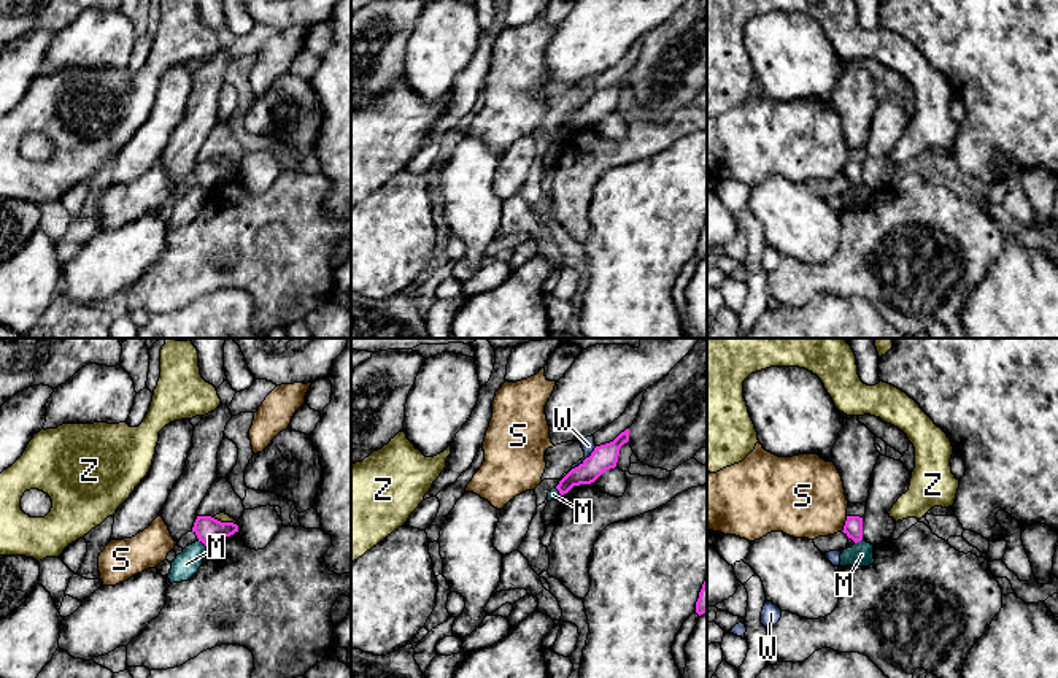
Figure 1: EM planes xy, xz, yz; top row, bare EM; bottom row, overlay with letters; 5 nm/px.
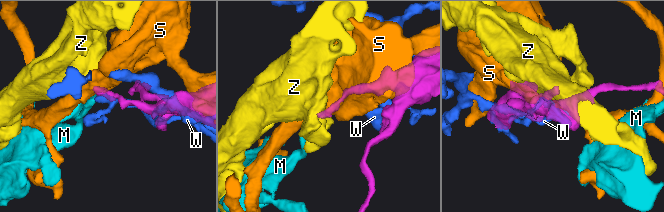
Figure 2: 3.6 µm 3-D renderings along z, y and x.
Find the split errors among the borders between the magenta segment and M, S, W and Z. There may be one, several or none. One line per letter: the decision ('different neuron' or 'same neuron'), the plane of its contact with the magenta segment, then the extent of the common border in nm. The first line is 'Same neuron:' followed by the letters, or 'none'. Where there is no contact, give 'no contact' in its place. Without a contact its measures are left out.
Same neuron: none
M: different neuron; contact in xy; length 50 nm
S: different neuron; contact in yz; length 90 nm
W: different neuron; contact in xz; length 180 nm
Z: different neuron; contact in xy; length 130 nm

